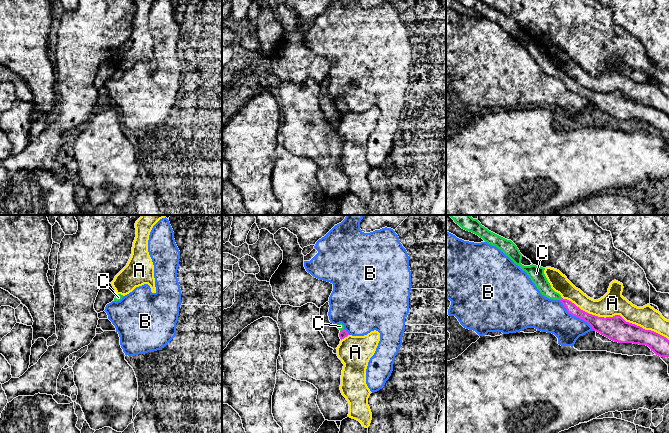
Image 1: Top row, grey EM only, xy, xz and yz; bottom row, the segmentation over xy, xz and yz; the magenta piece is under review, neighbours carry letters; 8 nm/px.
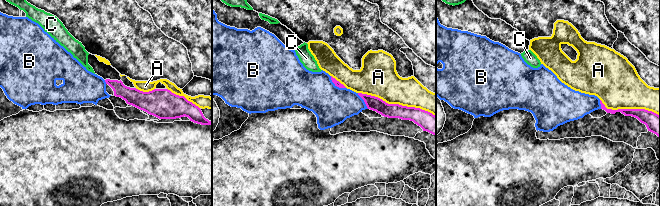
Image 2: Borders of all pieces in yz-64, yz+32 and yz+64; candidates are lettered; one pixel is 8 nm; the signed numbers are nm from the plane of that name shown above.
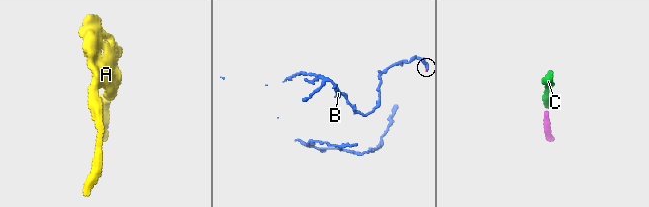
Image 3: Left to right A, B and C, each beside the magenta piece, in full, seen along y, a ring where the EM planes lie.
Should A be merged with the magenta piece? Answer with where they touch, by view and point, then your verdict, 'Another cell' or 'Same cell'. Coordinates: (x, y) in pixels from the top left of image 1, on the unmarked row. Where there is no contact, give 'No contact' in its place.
Touches magenta at yz (615, 91). Another cell

